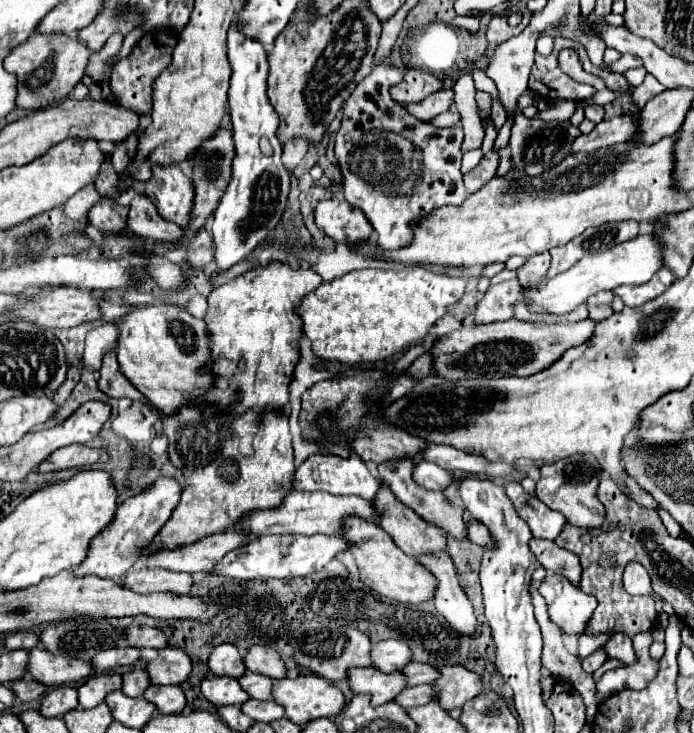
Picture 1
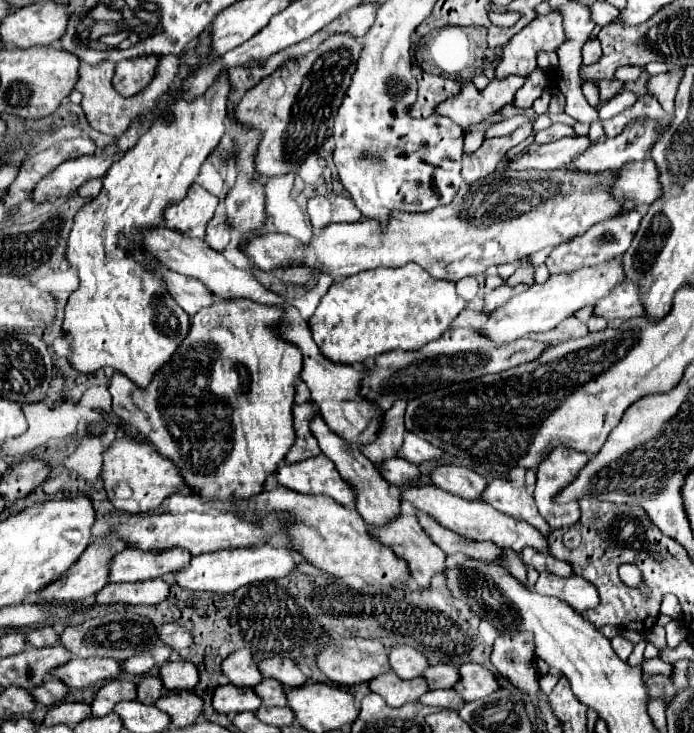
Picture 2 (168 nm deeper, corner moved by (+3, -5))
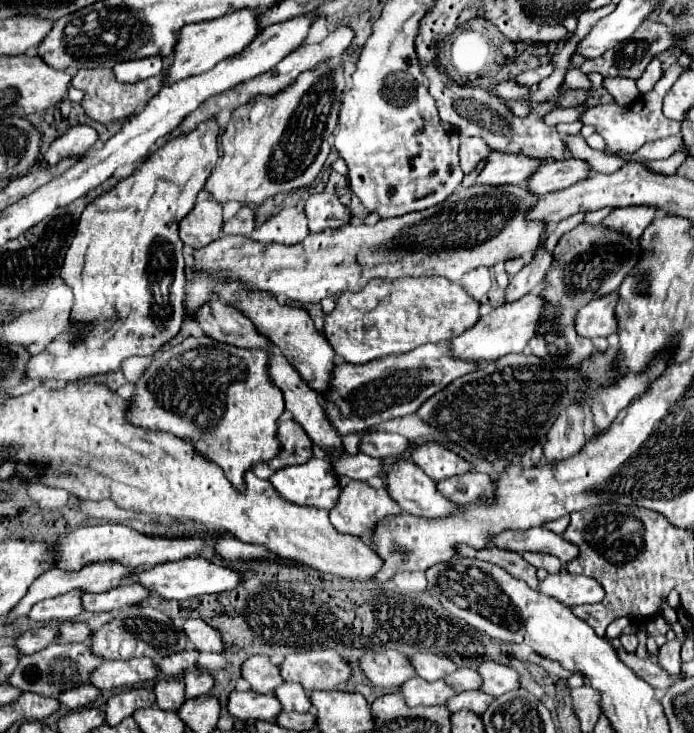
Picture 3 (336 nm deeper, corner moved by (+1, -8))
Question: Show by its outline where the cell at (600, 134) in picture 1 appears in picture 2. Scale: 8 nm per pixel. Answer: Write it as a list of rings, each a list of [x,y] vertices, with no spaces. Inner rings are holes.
[[[563,137],[559,141],[547,145],[529,145],[521,151],[515,161],[507,165],[507,169],[559,169],[575,161],[581,153],[585,153],[593,141],[589,137]]]

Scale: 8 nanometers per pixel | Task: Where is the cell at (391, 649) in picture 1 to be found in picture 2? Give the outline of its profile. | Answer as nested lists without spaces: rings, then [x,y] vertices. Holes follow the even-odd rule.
[[[397,645],[389,651],[389,665],[393,673],[399,673],[399,677],[413,679],[419,677],[429,663],[417,649],[409,645]]]

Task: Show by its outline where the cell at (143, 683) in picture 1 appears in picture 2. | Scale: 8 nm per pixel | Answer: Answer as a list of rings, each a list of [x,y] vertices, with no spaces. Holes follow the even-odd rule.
[[[143,677],[137,683],[137,701],[145,703],[145,705],[153,705],[159,697],[163,695],[163,685],[159,681],[159,677]]]

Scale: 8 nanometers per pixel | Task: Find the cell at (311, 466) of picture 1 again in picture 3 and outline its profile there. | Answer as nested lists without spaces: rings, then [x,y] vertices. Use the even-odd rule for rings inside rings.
[[[325,458],[277,470],[269,482],[289,502],[329,510],[337,502],[339,482]]]

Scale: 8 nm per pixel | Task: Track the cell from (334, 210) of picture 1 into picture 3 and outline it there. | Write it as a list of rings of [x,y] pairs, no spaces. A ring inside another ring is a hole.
[[[331,192],[309,196],[305,202],[305,214],[309,220],[309,232],[323,232],[327,228],[341,228],[349,224],[349,210]]]

